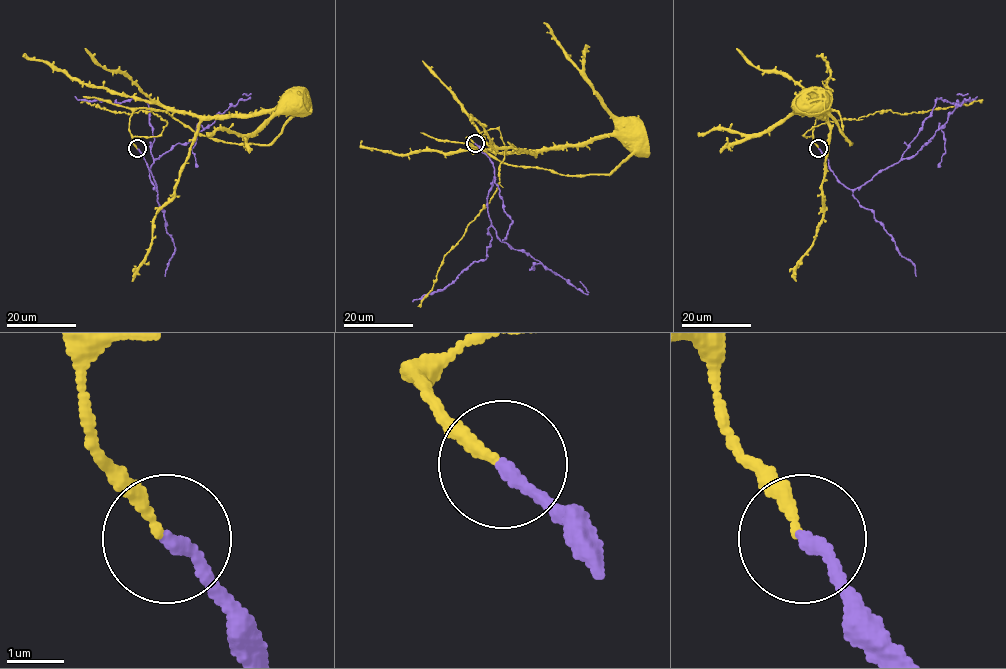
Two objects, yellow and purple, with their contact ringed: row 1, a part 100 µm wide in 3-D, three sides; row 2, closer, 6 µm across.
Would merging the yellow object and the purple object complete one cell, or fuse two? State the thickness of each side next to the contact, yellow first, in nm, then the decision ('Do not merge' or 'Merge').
Thickness 190 nm (yellow) against 240 nm. Merge

